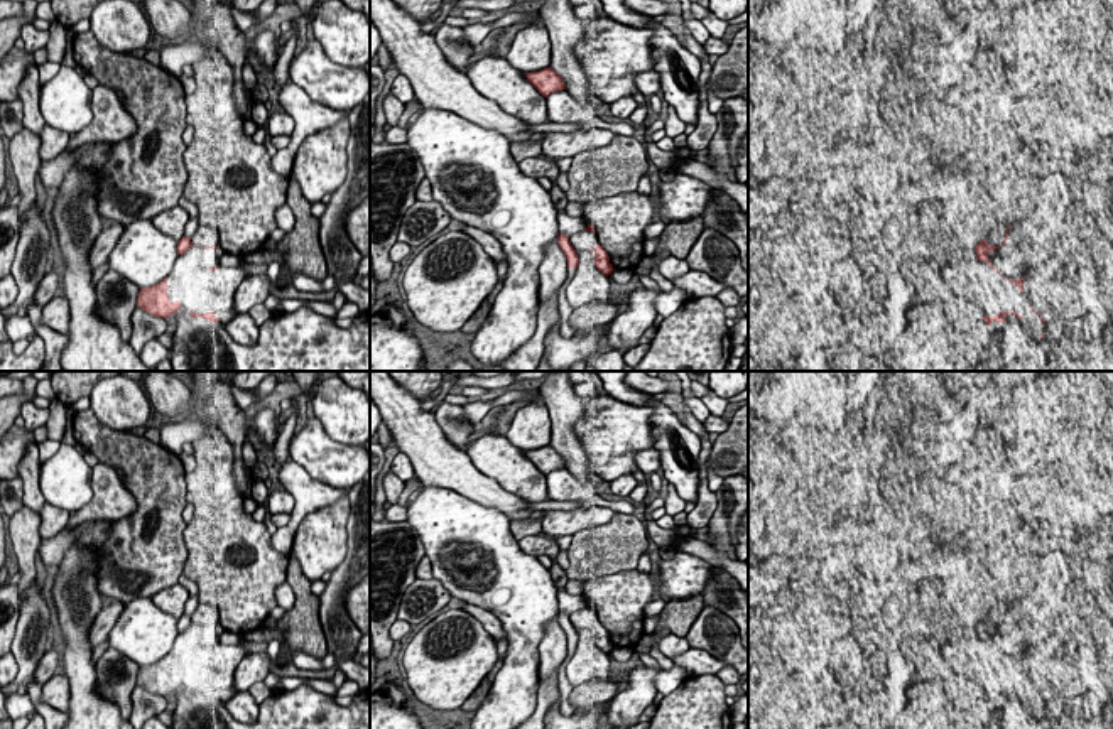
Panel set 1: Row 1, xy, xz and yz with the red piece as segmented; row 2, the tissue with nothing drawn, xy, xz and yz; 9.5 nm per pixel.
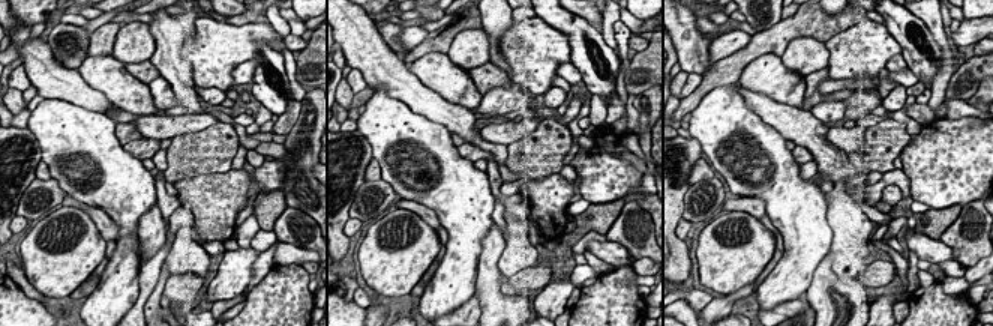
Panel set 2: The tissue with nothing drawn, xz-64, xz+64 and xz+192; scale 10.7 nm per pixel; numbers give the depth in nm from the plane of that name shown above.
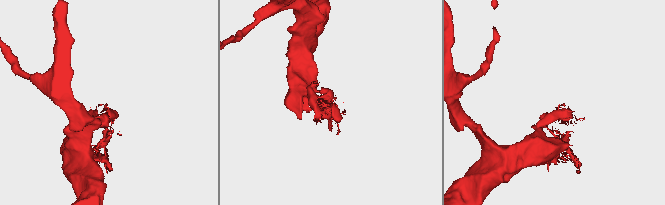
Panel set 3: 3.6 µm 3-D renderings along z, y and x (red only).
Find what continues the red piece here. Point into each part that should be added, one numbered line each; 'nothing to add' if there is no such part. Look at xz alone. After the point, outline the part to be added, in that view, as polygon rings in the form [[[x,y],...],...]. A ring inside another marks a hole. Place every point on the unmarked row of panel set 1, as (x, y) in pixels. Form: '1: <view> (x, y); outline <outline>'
1: xz (588, 662); outline [[[578,629],[578,646],[566,663],[566,677],[571,687],[593,678],[608,680],[615,675],[615,663],[595,645],[595,629]]]

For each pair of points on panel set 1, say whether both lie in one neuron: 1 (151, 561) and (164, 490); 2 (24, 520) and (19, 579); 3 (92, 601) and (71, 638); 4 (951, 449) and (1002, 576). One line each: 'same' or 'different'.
1: same
2: same
3: same
4: different

